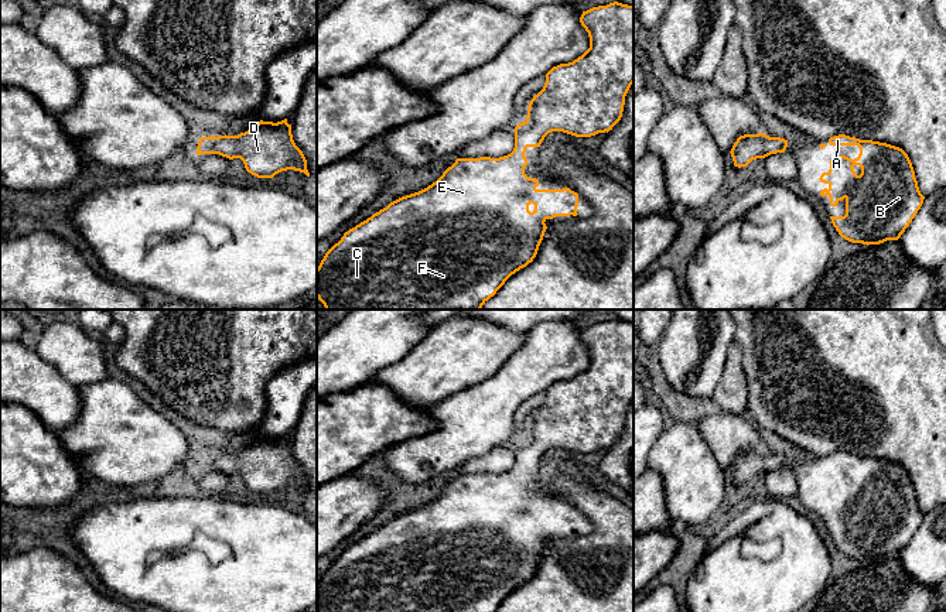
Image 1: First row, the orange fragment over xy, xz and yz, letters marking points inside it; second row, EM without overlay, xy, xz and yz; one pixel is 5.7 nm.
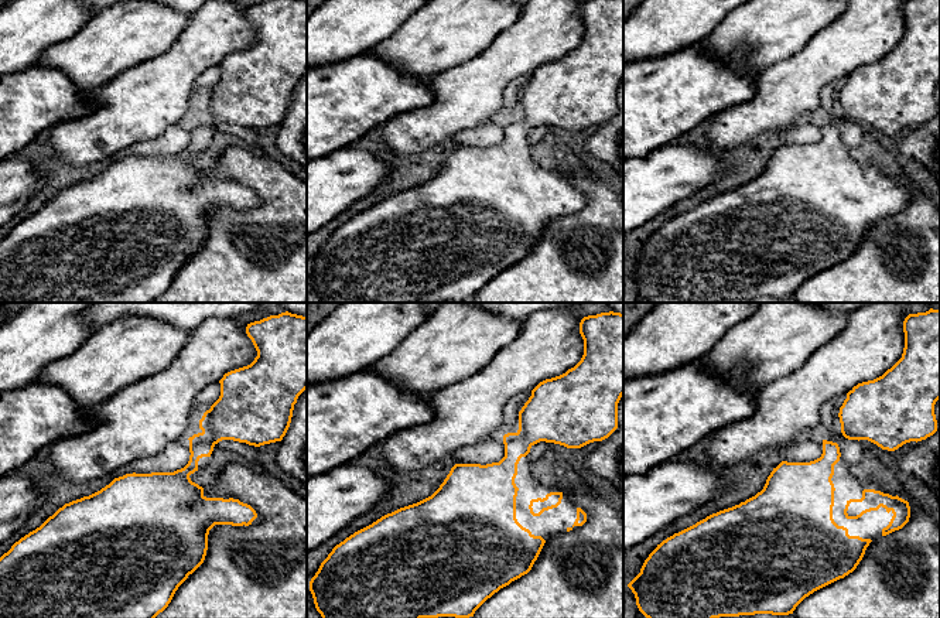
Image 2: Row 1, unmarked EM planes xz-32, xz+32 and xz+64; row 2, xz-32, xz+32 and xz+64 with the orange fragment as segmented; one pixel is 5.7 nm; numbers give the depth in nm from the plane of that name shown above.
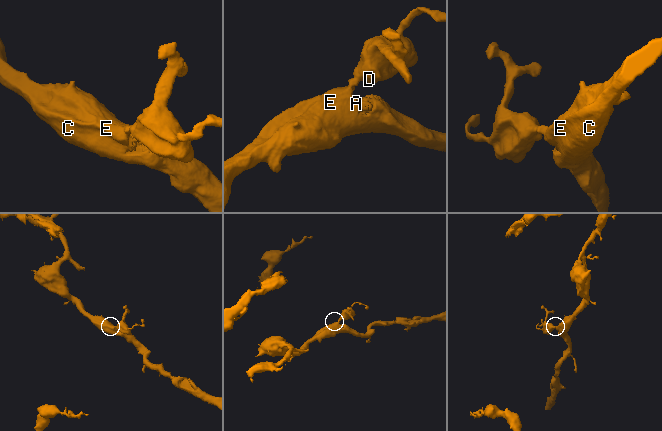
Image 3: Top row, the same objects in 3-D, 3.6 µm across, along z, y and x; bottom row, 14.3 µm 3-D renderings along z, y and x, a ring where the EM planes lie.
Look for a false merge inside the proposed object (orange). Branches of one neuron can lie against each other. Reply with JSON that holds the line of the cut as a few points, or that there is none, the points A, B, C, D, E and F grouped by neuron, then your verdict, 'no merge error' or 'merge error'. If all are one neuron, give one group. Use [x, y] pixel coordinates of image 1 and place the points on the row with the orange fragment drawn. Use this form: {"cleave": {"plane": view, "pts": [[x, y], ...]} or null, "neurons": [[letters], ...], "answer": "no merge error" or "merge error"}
{"cleave": null, "neurons": [["A", "B", "C", "D", "E", "F"]], "answer": "no merge error"}

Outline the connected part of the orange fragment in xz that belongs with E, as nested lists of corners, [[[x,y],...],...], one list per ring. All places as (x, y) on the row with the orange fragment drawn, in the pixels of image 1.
[[[614,1],[592,7],[583,11],[580,23],[588,33],[590,48],[573,62],[553,66],[546,73],[543,89],[529,103],[526,120],[515,127],[515,148],[510,154],[499,158],[457,158],[436,182],[390,202],[345,232],[325,253],[317,267],[317,298],[325,310],[481,310],[512,274],[533,261],[547,219],[578,215],[577,192],[567,187],[536,188],[539,180],[525,174],[525,153],[527,147],[540,147],[551,131],[591,137],[608,133],[621,120],[625,96],[633,83],[633,6]]]

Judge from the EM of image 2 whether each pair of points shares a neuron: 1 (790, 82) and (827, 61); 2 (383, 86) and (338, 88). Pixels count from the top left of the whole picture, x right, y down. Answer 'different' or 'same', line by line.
1: same
2: same

